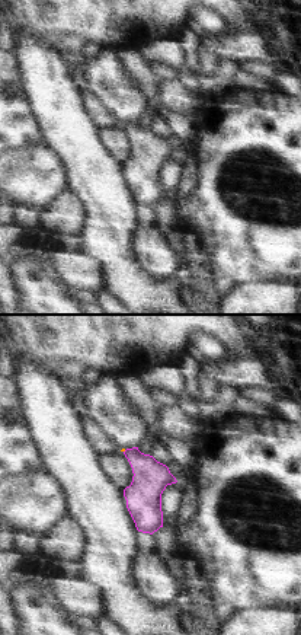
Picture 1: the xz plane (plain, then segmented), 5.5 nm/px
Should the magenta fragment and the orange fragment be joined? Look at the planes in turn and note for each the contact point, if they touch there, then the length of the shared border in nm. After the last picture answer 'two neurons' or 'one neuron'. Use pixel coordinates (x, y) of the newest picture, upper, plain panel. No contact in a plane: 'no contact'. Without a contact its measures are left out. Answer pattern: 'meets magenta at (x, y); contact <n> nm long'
no contact

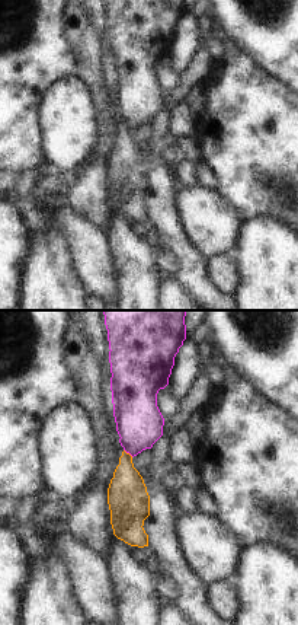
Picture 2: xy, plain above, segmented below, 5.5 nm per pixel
meets magenta at (128, 126); contact 70 nm long

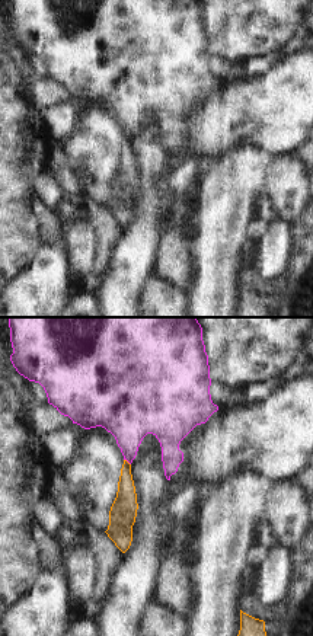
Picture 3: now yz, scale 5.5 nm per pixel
meets magenta at (127, 134); contact 50 nm long

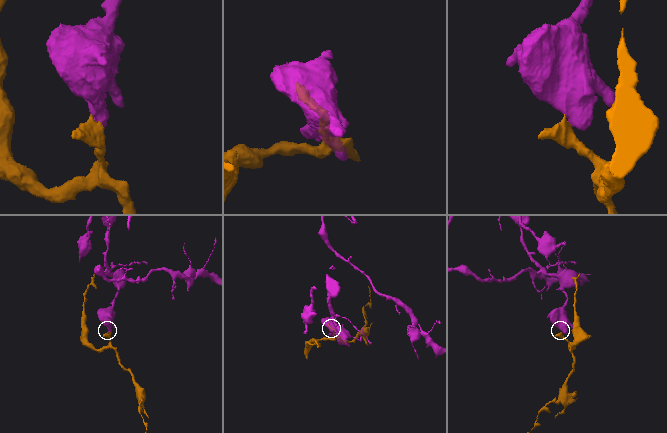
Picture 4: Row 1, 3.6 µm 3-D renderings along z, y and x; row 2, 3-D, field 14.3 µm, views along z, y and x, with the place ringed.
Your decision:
two neurons

